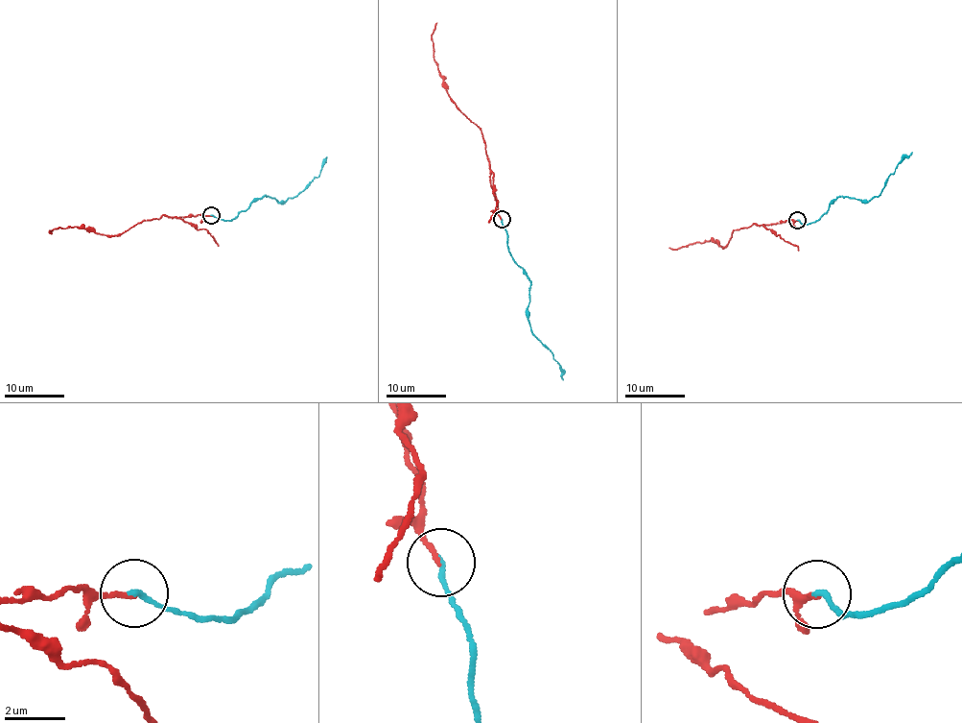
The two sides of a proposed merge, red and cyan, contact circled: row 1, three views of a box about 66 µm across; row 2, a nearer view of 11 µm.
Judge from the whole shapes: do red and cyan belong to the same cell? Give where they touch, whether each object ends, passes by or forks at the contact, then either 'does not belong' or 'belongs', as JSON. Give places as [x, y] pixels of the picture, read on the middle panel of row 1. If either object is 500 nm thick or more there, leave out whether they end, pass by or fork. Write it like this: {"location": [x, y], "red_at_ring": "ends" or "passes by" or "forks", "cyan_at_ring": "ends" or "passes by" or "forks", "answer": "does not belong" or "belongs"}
{"location": [502, 219], "red_at_ring": "ends", "cyan_at_ring": "ends", "answer": "belongs"}

